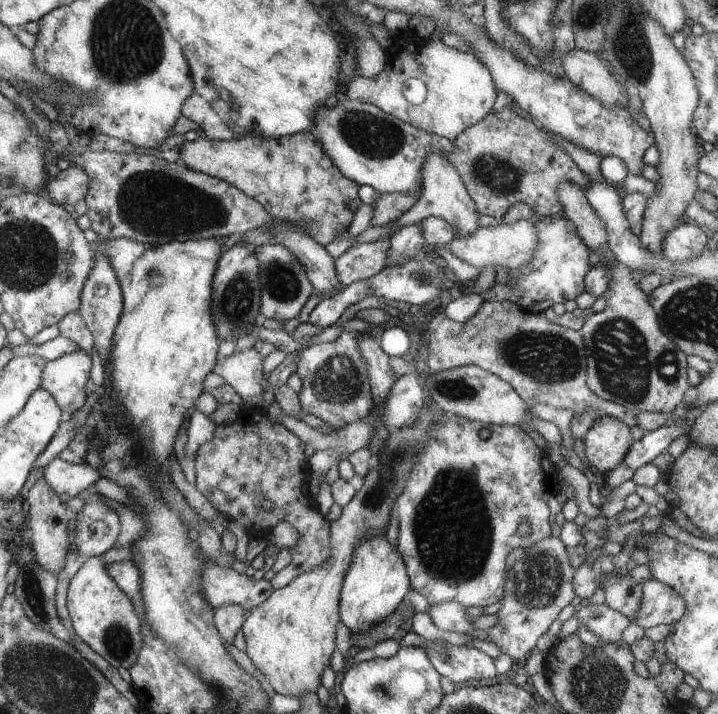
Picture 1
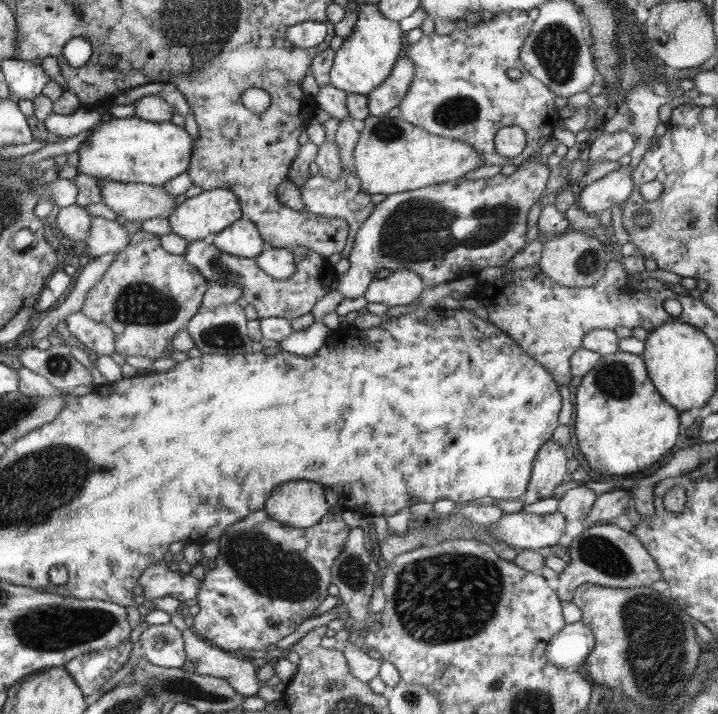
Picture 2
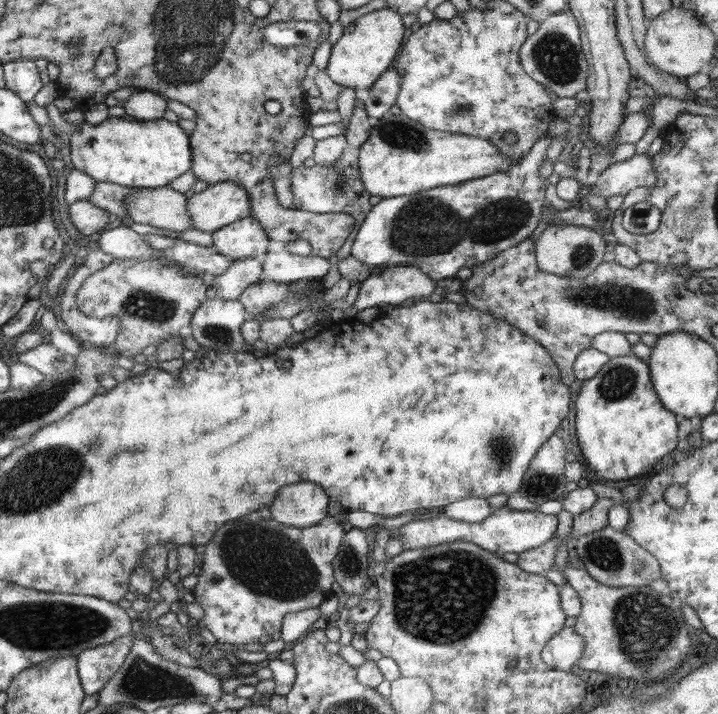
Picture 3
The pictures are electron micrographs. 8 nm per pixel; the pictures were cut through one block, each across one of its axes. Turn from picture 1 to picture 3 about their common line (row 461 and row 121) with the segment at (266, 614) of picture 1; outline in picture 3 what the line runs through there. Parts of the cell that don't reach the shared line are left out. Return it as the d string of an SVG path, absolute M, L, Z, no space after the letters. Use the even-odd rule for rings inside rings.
M404 114L394 115L391 123L380 126L374 122L368 140L359 149L363 186L382 199L410 196L436 186L452 186L506 172L519 161L502 155L488 139L430 129Z

